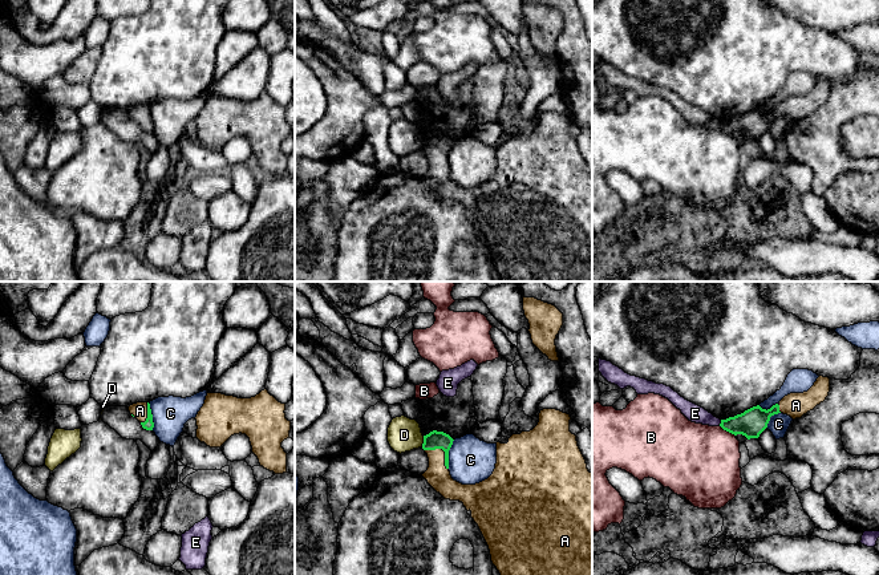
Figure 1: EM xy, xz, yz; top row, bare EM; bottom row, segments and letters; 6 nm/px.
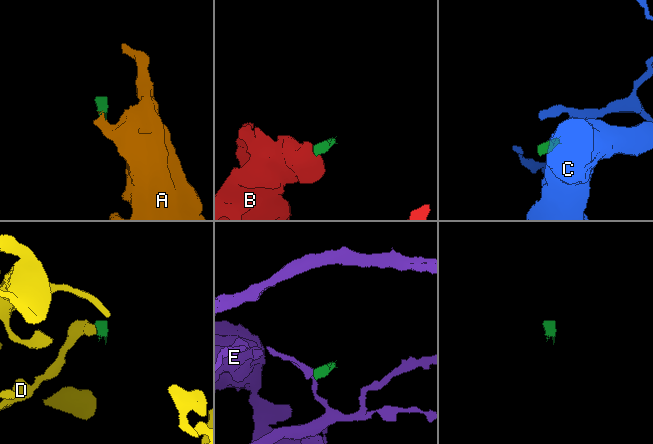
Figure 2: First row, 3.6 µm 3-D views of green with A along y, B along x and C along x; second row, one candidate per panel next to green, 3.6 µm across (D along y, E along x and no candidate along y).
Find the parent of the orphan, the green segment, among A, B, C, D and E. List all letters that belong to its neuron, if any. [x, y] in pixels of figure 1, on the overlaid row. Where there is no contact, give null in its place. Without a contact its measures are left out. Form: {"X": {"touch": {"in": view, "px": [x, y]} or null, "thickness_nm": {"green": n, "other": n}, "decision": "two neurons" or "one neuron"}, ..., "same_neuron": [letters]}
{"A": {"touch": {"in": "xz", "px": [444, 450]}, "thickness_nm": {"green": 110, "other": 150}, "decision": "one neuron"}, "B": {"touch": {"in": "yz", "px": [728, 430]}, "thickness_nm": {"green": 170, "other": 460}, "decision": "two neurons"}, "C": {"touch": {"in": "xz", "px": [448, 454]}, "thickness_nm": {"green": 110, "other": 280}, "decision": "two neurons"}, "D": {"touch": {"in": "xz", "px": [424, 441]}, "thickness_nm": {"green": 110, "other": 200}, "decision": "two neurons"}, "E": {"touch": {"in": "yz", "px": [721, 422]}, "thickness_nm": {"green": 170, "other": 110}, "decision": "two neurons"}, "same_neuron": ["A"]}

